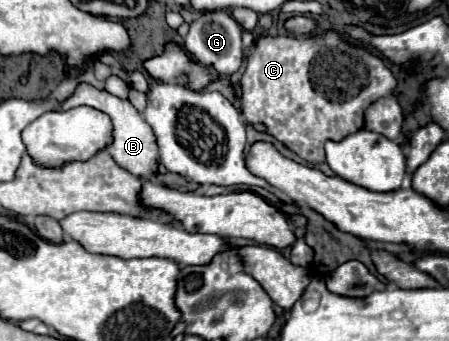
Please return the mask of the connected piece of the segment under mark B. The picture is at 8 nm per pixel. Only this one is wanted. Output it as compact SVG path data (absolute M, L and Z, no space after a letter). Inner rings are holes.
M80 85L74 95L70 95L64 103L62 109L68 111L72 107L92 107L102 113L106 113L112 119L112 143L106 147L106 151L112 155L112 159L132 175L136 175L140 181L154 181L158 177L158 167L160 167L160 151L156 147L156 137L154 131L148 127L148 123L142 119L142 115L130 105L130 101L118 99L106 91L98 91L92 85Z

